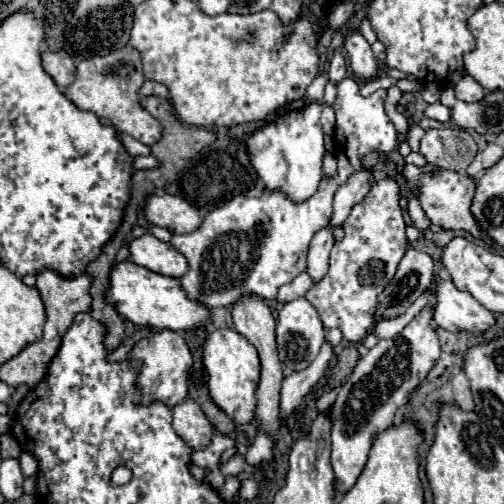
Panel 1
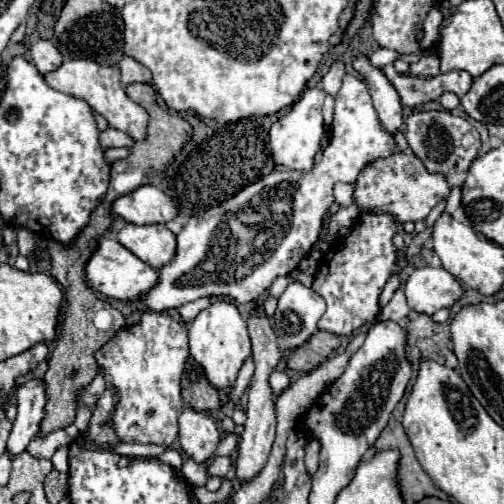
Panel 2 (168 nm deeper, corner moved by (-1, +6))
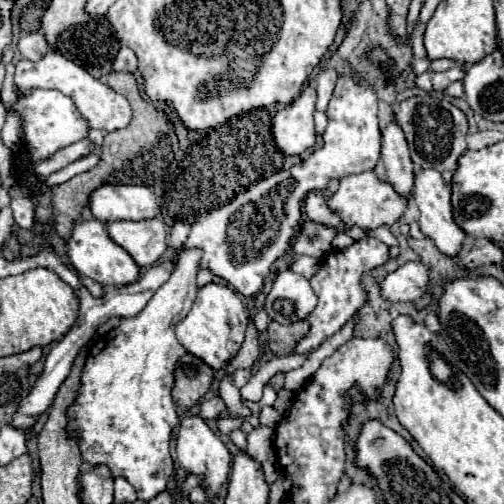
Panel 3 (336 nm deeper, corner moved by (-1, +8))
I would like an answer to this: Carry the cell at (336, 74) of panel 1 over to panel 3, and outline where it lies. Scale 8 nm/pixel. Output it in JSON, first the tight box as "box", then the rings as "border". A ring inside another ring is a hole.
{"box":[316,68,338,110],"border":[[[326,68],[318,74],[318,102],[316,102],[316,110],[326,110],[328,102],[332,98],[334,92],[334,84],[338,80],[338,72],[334,68]]]}

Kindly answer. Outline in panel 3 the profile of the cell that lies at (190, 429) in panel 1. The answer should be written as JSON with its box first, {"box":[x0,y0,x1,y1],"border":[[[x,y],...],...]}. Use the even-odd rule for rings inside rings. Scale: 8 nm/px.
{"box":[176,416,232,498],"border":[[[186,416],[180,422],[180,430],[176,436],[176,450],[178,450],[178,462],[188,474],[204,474],[206,476],[204,482],[210,486],[208,498],[218,496],[222,484],[226,482],[226,478],[230,474],[230,462],[232,462],[232,456],[230,456],[228,448],[224,446],[224,442],[220,440],[218,430],[210,428],[208,422],[200,416]]]}

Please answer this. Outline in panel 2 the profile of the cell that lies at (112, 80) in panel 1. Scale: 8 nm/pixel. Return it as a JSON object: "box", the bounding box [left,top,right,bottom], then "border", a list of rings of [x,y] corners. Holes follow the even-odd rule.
{"box":[44,60,148,140],"border":[[[66,60],[62,62],[62,66],[58,66],[58,70],[44,74],[44,82],[54,88],[60,90],[64,94],[70,94],[74,98],[80,98],[84,102],[88,102],[88,106],[100,114],[102,118],[106,118],[110,128],[122,130],[126,134],[130,134],[134,140],[144,140],[146,138],[146,124],[148,124],[148,114],[142,106],[138,106],[134,100],[130,100],[124,92],[124,86],[120,82],[120,70],[118,68],[110,68],[110,66],[100,66],[94,60]]]}

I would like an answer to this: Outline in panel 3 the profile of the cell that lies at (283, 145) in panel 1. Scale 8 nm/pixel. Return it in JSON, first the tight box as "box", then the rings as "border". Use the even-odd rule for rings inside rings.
{"box":[272,88,316,156],"border":[[[306,88],[290,106],[278,110],[272,118],[272,136],[284,154],[300,156],[316,142],[314,114],[316,92]]]}

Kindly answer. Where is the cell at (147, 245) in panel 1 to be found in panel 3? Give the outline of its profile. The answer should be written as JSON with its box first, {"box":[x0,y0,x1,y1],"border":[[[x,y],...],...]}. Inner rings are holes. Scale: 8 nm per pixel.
{"box":[108,218,166,266],"border":[[[160,218],[154,220],[120,220],[108,224],[110,238],[122,246],[138,266],[152,266],[166,252],[166,224]]]}

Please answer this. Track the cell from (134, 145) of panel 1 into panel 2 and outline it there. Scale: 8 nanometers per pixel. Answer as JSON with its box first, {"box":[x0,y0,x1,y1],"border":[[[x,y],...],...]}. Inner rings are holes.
{"box":[100,128,132,148],"border":[[[106,128],[104,132],[100,132],[100,142],[102,142],[102,148],[112,148],[112,146],[124,146],[124,148],[130,148],[132,146],[132,138],[120,130],[114,130],[114,128]]]}

